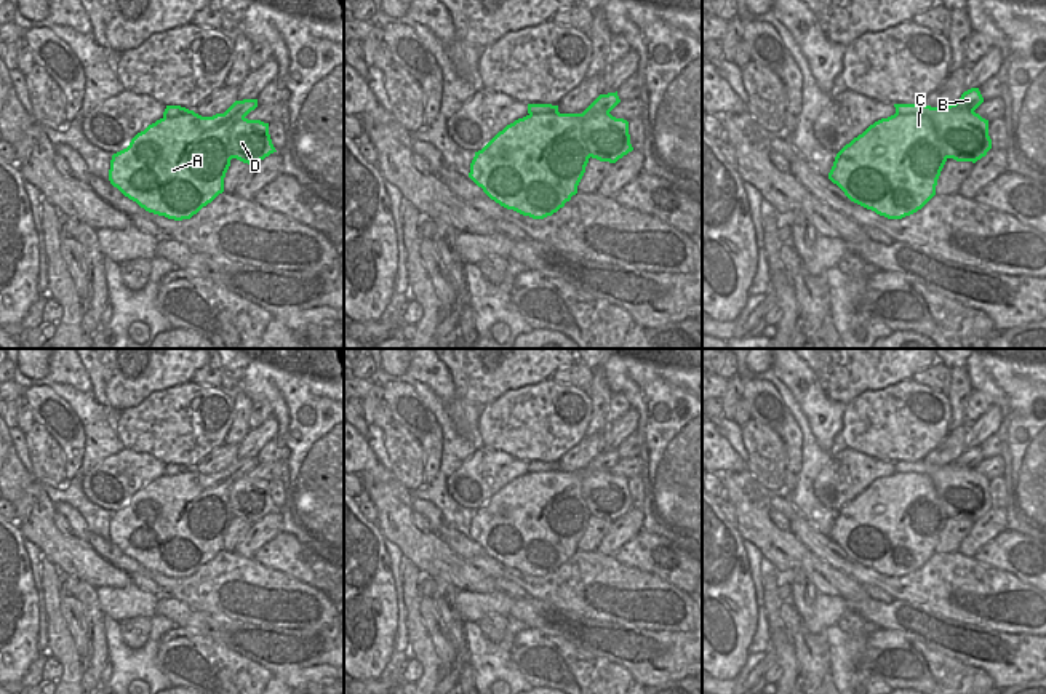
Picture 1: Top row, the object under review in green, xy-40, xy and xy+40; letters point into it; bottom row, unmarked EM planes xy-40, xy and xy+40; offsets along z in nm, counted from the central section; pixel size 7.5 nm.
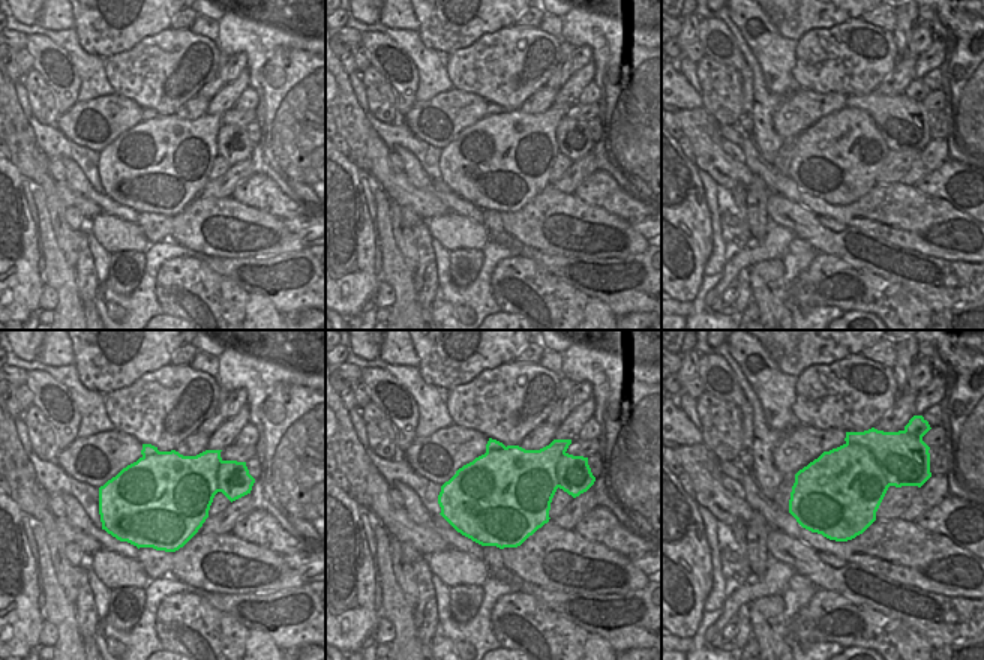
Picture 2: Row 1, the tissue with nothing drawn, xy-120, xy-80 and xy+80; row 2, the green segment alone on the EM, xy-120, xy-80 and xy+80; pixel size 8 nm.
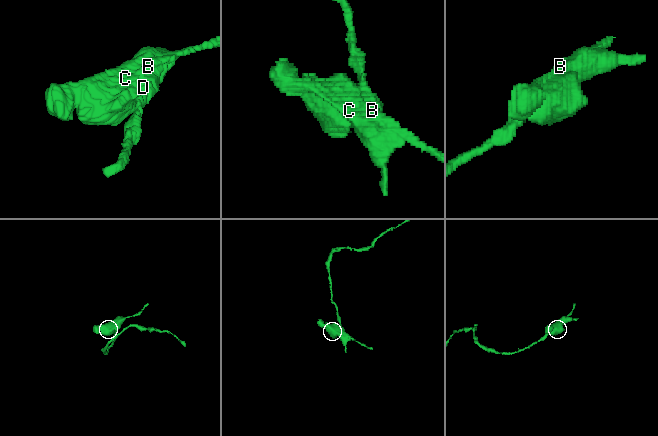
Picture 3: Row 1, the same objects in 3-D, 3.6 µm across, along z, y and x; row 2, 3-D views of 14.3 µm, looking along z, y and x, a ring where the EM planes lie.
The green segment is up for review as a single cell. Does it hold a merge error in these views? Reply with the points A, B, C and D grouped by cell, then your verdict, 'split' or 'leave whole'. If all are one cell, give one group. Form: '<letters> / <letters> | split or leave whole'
A B C / D | split

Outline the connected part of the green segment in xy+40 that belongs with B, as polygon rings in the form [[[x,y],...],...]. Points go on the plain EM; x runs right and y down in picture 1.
[[[971,446],[956,457],[955,464],[963,469],[976,469],[984,461],[984,456],[979,446]]]

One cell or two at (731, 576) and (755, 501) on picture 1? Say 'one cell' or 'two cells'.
two cells

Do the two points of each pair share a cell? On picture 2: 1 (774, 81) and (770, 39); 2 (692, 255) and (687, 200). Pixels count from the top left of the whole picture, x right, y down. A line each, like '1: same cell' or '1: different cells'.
1: same cell
2: same cell

